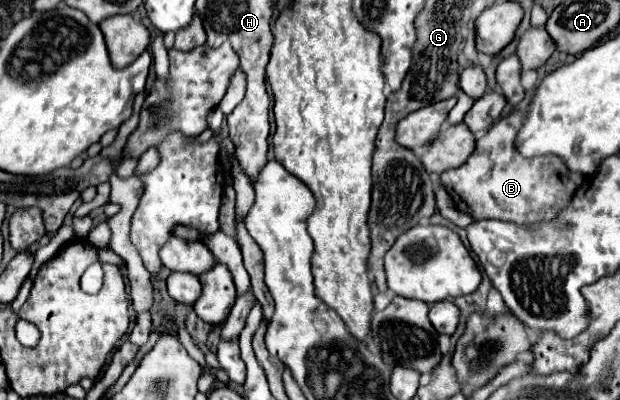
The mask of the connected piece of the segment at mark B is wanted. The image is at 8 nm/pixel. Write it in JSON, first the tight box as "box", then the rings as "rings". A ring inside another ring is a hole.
{"box":[440,111,582,227],"rings":[[[514,111],[490,127],[490,131],[476,141],[476,151],[458,167],[440,175],[458,211],[470,215],[474,221],[498,219],[524,227],[554,221],[562,207],[568,207],[572,195],[582,185],[582,175],[564,167],[556,155],[540,155],[526,159],[516,151],[516,135],[524,123],[526,111]]]}

